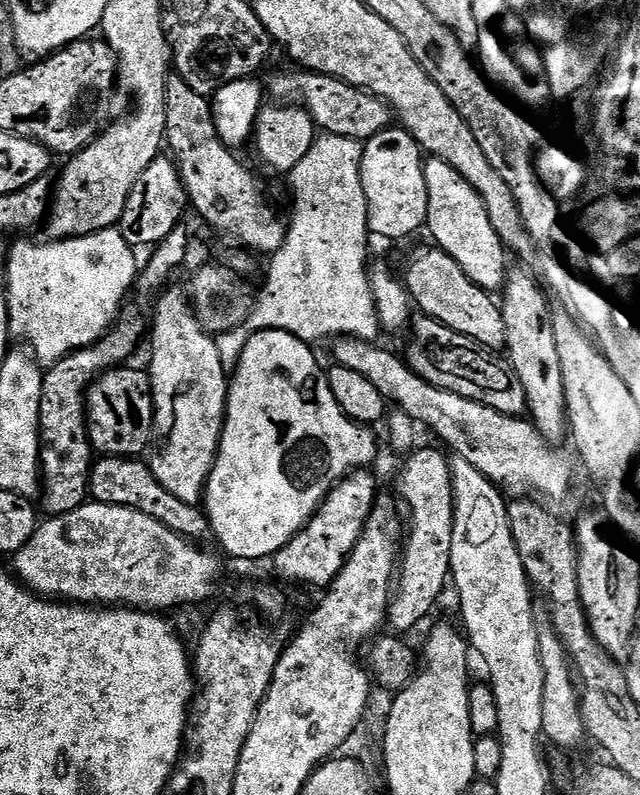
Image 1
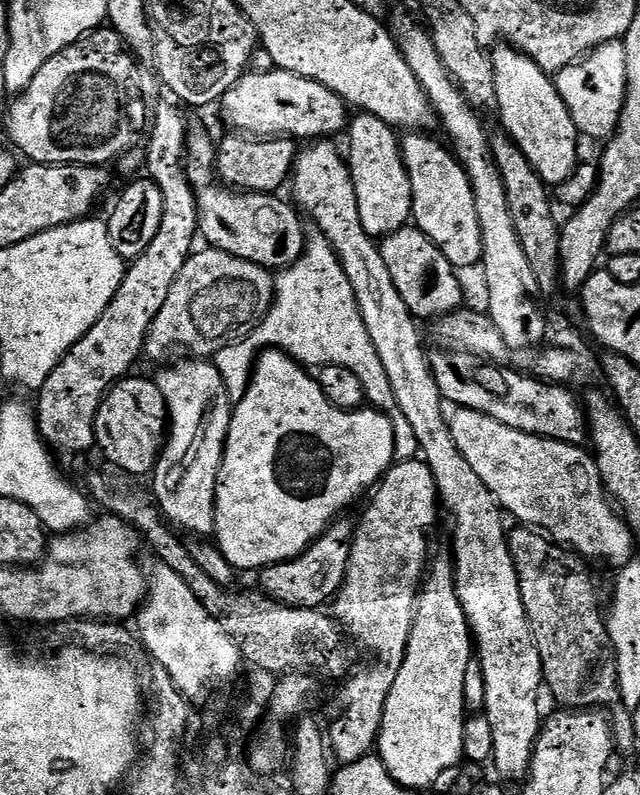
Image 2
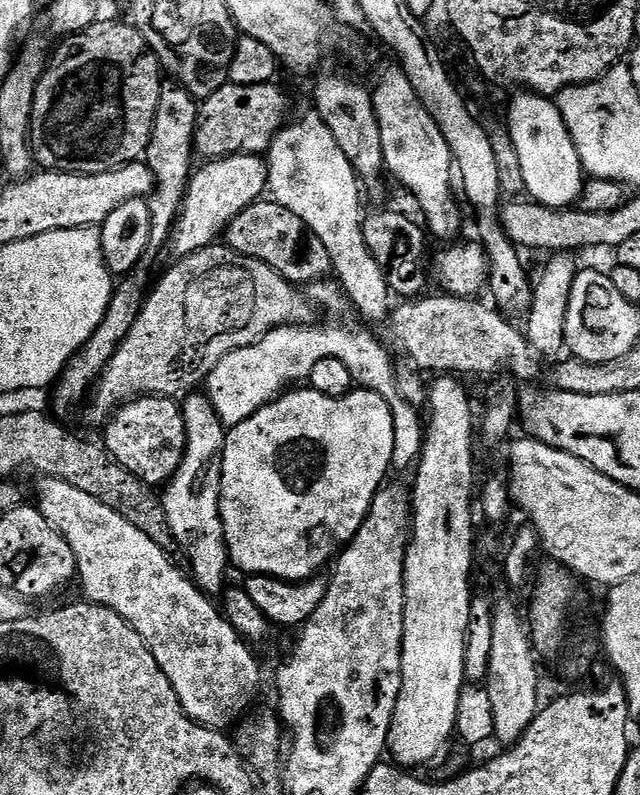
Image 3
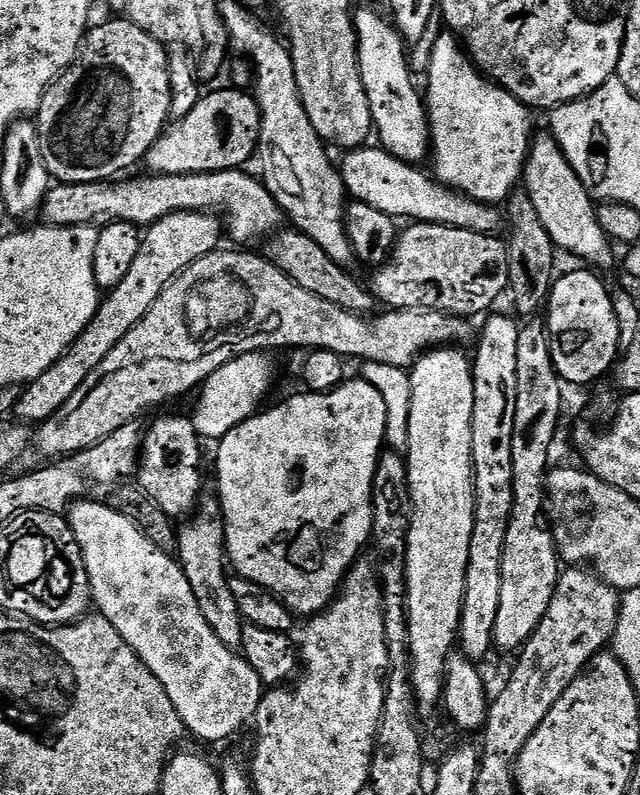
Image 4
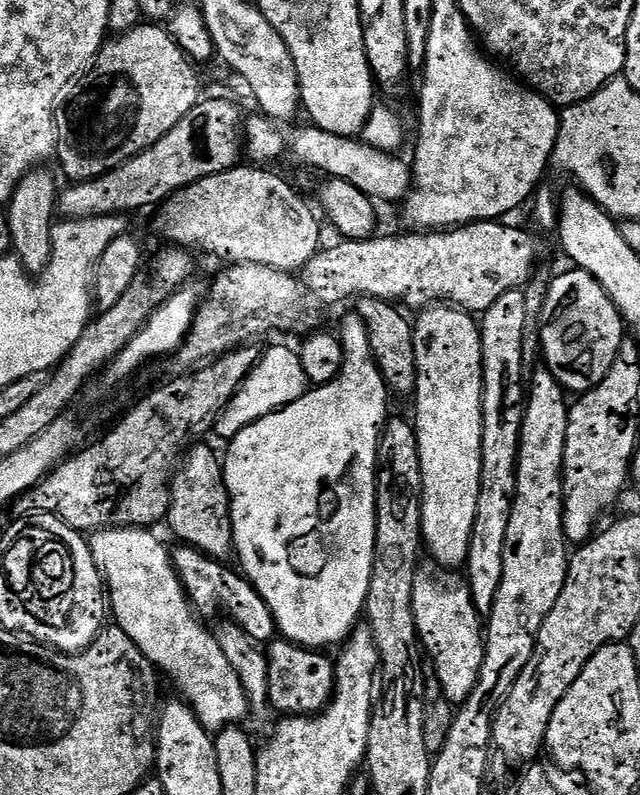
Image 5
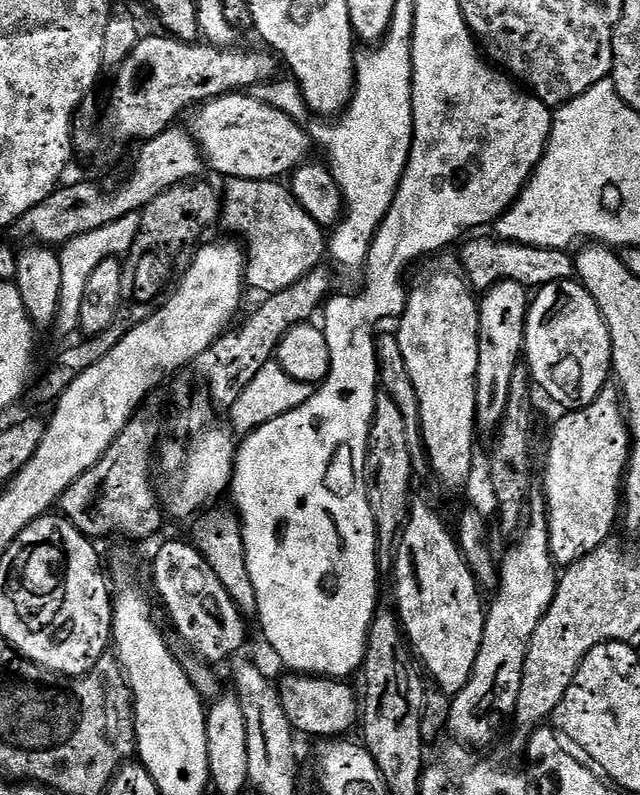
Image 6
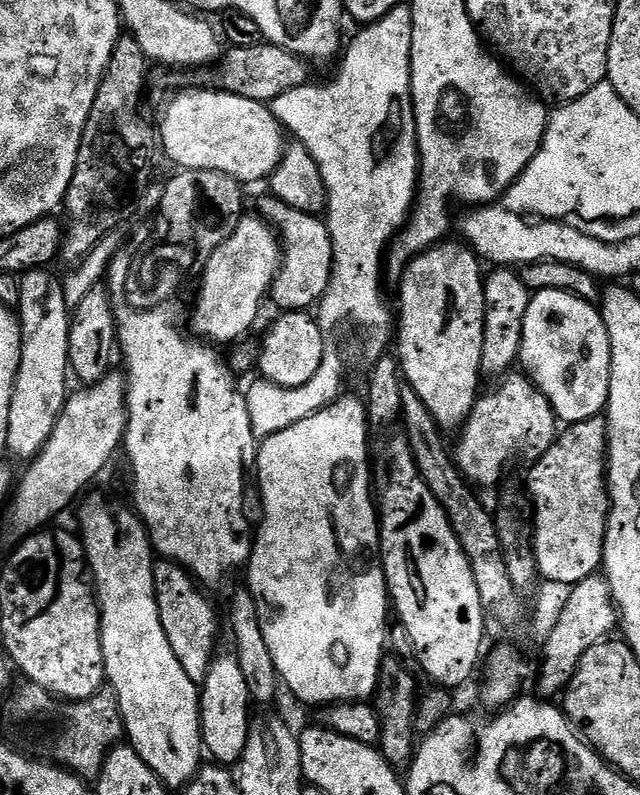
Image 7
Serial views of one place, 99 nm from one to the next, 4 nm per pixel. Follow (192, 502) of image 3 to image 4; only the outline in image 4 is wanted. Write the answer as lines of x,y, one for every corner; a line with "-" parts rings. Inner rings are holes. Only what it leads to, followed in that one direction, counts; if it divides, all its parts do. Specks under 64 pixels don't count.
203,495
198,513
185,524
188,525
178,532
179,566
186,574
186,582
190,582
190,590
194,590
194,598
198,598
198,608
202,610
206,622
210,622
214,634
218,634
218,638
227,648
239,649
246,621
240,615
238,602
232,593
230,568
226,563
224,546
224,517
220,510
219,495

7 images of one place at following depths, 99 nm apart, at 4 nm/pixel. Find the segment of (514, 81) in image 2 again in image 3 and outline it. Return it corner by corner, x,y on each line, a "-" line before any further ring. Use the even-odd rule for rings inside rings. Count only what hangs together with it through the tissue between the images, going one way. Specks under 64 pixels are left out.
520,90
508,104
506,123
521,162
526,193
547,208
571,209
579,201
586,173
555,99

